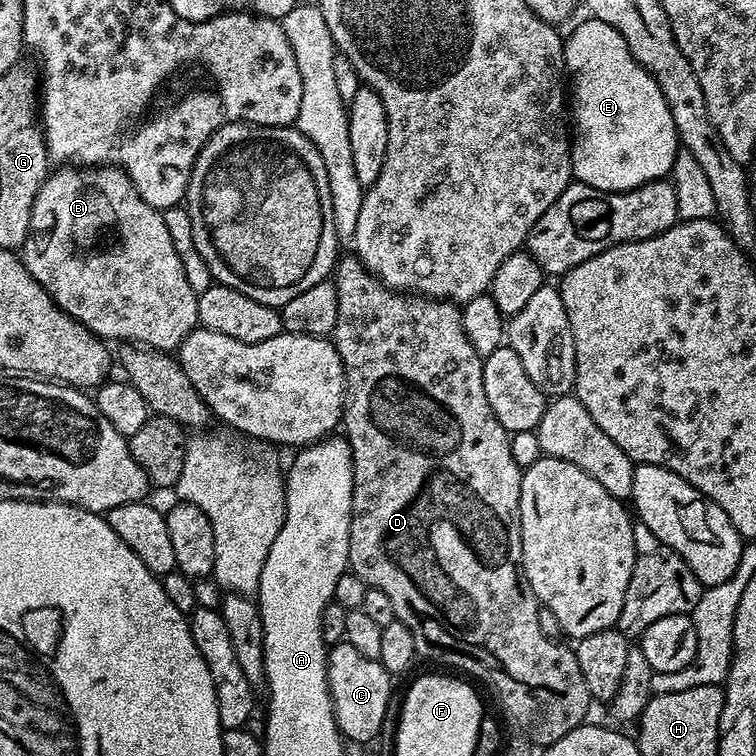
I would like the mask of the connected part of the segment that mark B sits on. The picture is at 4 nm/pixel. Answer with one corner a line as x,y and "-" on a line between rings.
60,166
44,179
44,185
38,190
38,198
34,198
34,210
30,214
30,230
24,240
22,259
26,270
48,291
52,299
67,316
73,316
79,324
86,326
94,336
105,341
131,342
146,348
154,348
157,352
171,353
179,349
180,344
191,334
198,324
198,293
190,290
190,282
186,282
186,270
182,270
182,258
178,258
178,250
174,250
174,242
170,242
170,230
166,230
164,213
159,208
150,206
140,197
134,182
121,168
115,166

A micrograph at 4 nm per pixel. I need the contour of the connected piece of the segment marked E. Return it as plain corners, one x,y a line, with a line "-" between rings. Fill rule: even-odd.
584,18
584,21
573,30
564,40
564,67
567,79
570,81
570,116
574,121
574,135
572,141
572,174
579,183
594,186
603,192
629,192
646,182
663,180
669,175
674,166
674,158
681,151
680,135
674,126
674,114
670,114
670,106
666,98
662,98
662,90
658,90
658,82
642,67
630,54
630,46
626,46
626,38
614,30
614,26
606,26
606,22

